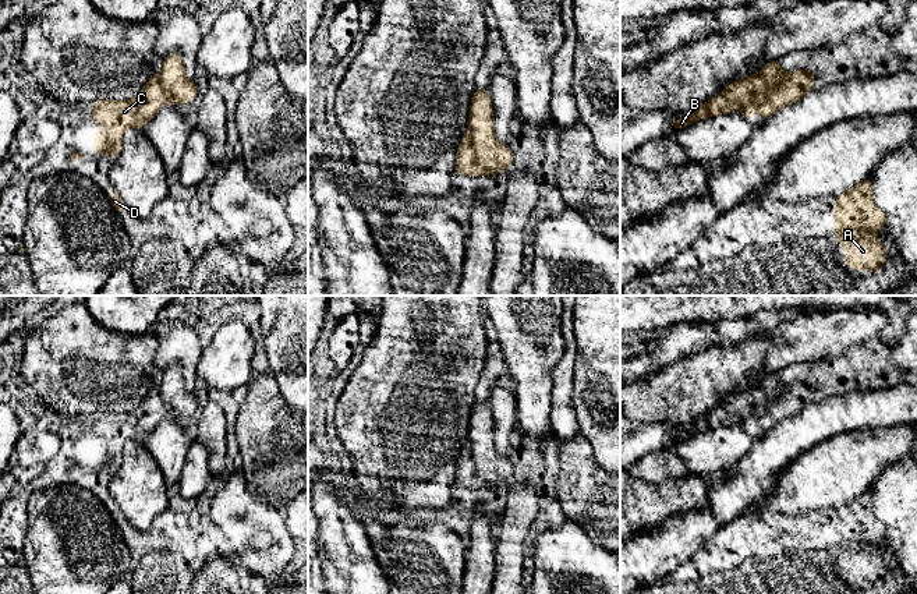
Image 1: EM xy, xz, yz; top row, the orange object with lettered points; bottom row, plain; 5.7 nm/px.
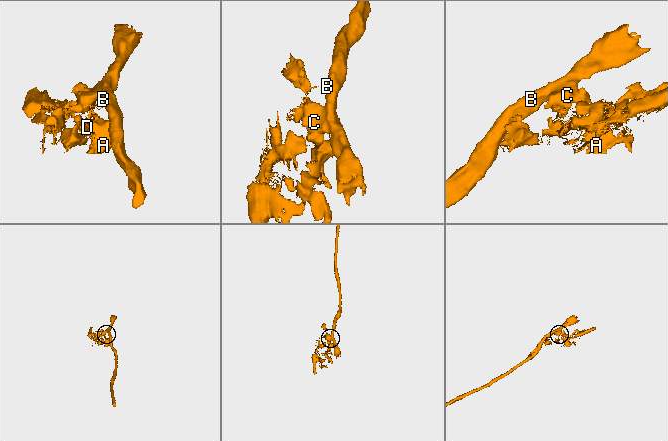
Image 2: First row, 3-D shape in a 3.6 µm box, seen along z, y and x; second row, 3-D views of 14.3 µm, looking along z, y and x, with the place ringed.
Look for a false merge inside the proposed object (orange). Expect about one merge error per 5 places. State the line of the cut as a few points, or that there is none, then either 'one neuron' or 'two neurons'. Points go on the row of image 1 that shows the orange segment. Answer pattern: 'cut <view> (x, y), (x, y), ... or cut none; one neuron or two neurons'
cut xz (467, 133), (475, 158), (487, 173); two neurons

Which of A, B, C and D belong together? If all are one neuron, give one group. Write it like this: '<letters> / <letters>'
A C D / B

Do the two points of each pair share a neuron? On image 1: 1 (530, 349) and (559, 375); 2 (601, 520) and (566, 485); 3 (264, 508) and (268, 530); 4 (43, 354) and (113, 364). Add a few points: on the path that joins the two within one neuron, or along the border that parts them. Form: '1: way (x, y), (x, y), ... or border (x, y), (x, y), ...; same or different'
1: border (562, 338), (563, 354), (552, 372), (551, 402); different
2: way (592, 512), (574, 494); same
3: way (266, 513), (268, 524); same
4: way (60, 356), (74, 364), (96, 364); same

